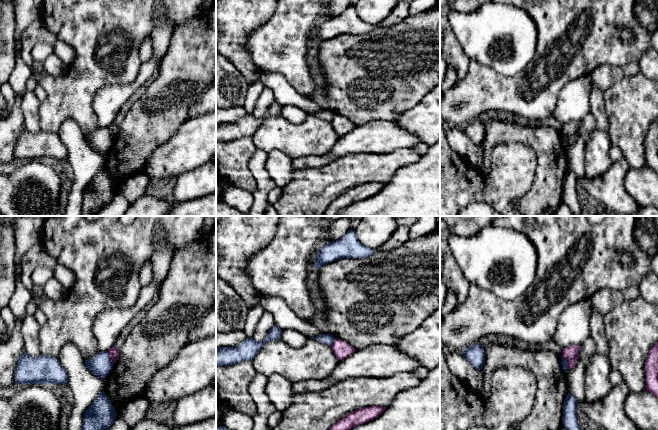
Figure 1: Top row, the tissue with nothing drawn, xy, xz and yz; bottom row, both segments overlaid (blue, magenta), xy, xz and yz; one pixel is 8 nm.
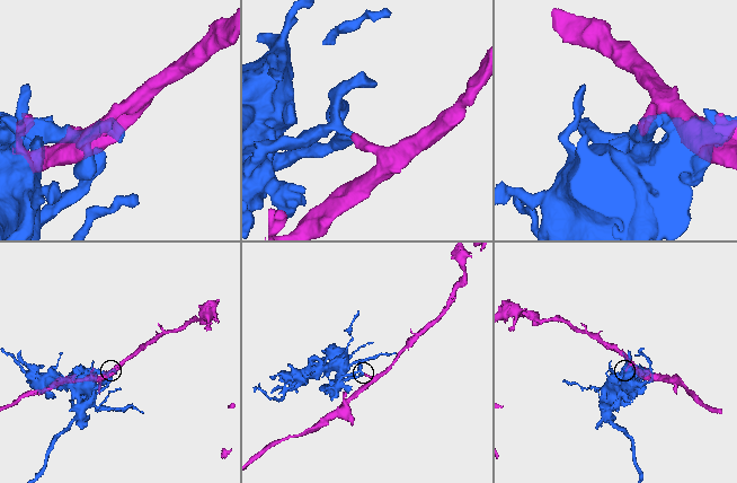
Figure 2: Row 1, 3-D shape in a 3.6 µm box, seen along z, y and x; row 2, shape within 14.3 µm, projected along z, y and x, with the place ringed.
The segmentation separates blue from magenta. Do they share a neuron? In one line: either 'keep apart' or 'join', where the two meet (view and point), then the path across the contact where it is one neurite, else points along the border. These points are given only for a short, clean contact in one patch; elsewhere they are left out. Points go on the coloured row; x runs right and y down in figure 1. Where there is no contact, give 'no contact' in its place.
keep apart; meets blue in yz at (566, 362); border along yz (562, 354), (568, 369)

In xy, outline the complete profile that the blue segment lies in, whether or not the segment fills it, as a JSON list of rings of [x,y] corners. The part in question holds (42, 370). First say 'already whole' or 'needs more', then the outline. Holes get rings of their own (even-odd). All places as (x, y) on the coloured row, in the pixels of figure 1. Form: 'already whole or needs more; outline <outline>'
already whole; outline [[[24,351],[16,366],[15,383],[67,384],[68,374],[58,358],[44,355],[32,357]]]

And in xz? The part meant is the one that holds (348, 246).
already whole; outline [[[349,229],[340,239],[328,242],[324,247],[320,248],[315,257],[314,267],[319,270],[323,265],[340,258],[366,258],[374,252],[374,249],[361,244],[355,231]]]

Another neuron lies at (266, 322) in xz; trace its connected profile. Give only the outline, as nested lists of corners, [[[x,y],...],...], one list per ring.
[[[264,311],[255,327],[252,338],[256,341],[264,341],[269,331],[275,326],[273,316],[270,312]]]

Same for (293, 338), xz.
[[[294,329],[282,331],[281,340],[293,348],[300,348],[305,345],[308,337]]]

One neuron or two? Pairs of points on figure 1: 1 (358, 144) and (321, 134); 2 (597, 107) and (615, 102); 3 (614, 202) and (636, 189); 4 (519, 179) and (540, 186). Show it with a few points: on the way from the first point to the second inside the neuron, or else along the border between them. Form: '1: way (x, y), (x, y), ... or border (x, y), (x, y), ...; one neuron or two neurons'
1: border (339, 136), (335, 144), (326, 153); two neurons
2: border (602, 92), (603, 109), (607, 117), (608, 128); two neurons
3: border (628, 169), (624, 179), (624, 188), (639, 205); two neurons
4: border (537, 160), (532, 185), (518, 203); two neurons

